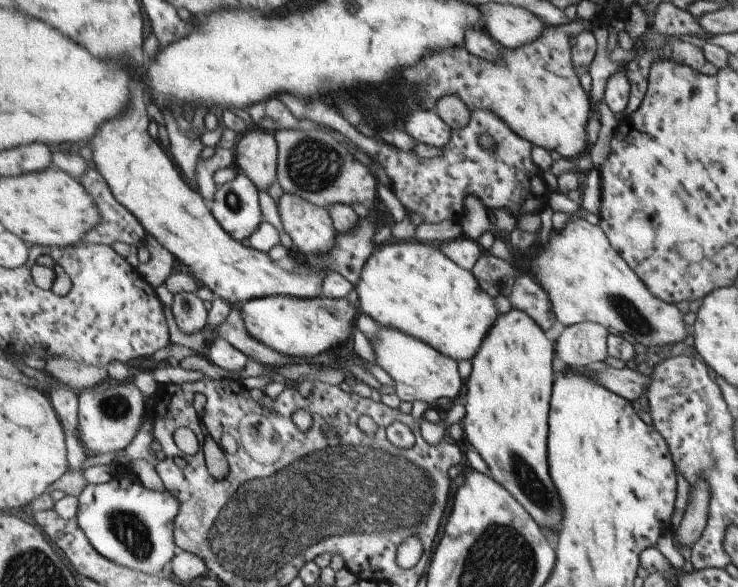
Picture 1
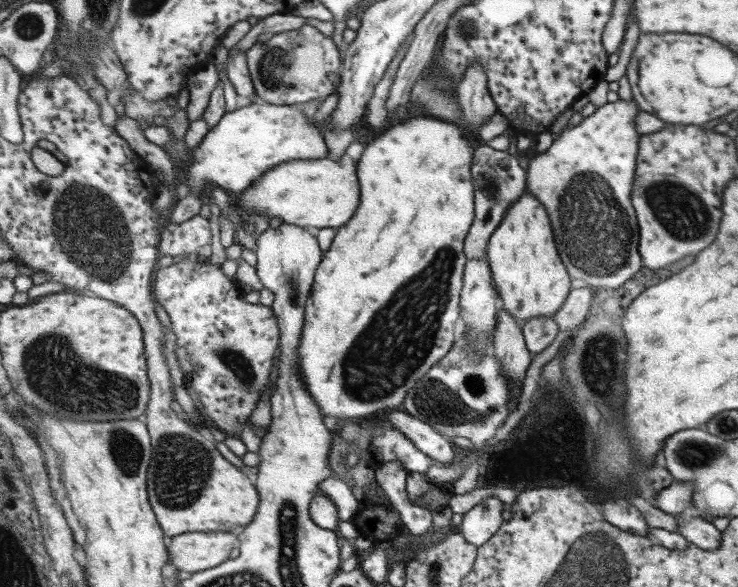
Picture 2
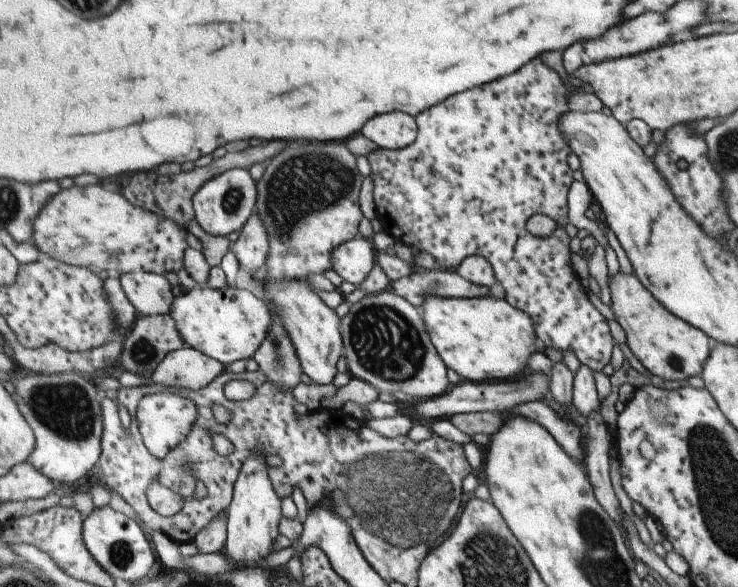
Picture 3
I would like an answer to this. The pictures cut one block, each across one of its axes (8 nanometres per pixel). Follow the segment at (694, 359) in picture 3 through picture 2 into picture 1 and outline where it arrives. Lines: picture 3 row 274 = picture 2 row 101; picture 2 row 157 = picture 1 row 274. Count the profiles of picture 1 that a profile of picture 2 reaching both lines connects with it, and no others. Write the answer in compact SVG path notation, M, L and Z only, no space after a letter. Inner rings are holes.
M571 217L563 232L552 229L547 242L545 241L540 247L536 244L531 252L533 256L531 270L548 292L557 321L560 321L564 328L584 321L601 322L607 328L634 335L636 342L646 348L683 342L683 338L687 336L683 324L683 312L675 304L655 296L655 293L647 288L642 277L631 268L630 264L627 264L622 253L613 248L610 237L599 224L593 225L585 218Z

